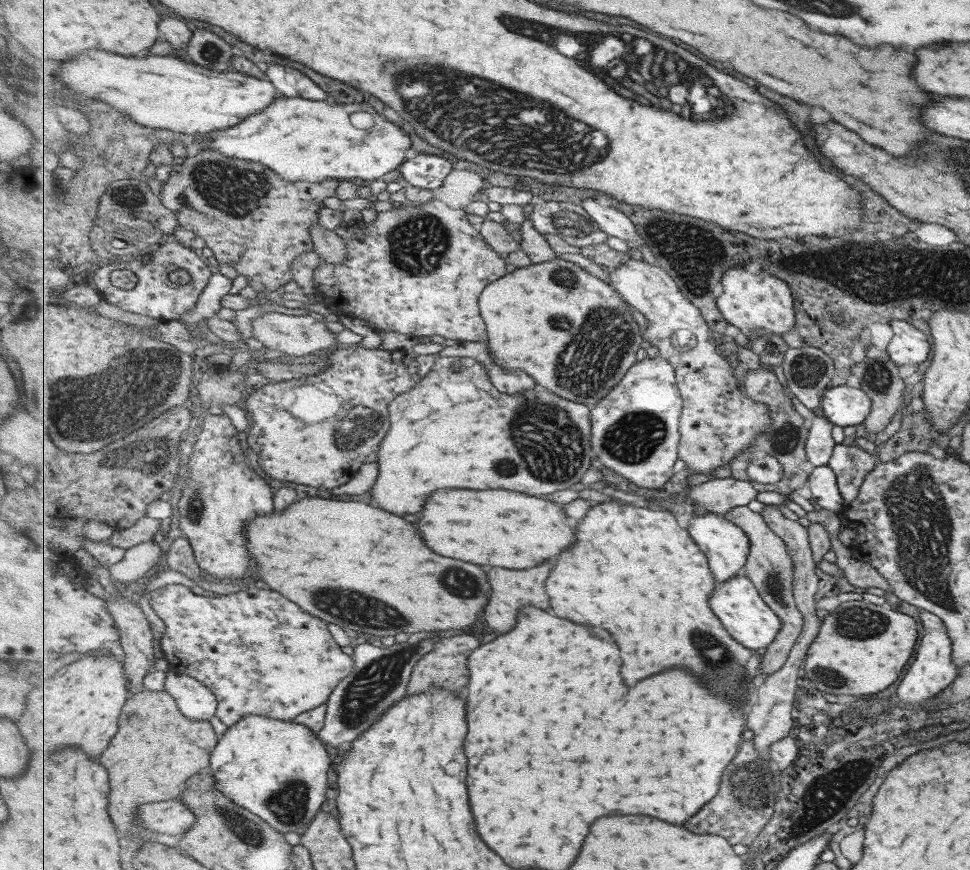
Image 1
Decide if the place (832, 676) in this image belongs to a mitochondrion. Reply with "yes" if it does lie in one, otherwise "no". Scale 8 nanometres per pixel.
yes

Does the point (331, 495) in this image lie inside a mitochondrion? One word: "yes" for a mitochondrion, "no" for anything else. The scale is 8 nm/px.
no

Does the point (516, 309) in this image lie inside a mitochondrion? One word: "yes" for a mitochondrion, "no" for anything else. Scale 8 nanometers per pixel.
no

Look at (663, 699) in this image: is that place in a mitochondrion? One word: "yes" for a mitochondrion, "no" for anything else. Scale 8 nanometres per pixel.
no

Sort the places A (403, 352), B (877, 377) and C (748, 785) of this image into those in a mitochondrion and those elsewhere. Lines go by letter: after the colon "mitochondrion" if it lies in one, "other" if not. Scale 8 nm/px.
A: other
B: mitochondrion
C: mitochondrion

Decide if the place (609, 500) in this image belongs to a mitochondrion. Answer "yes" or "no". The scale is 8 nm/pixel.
no

